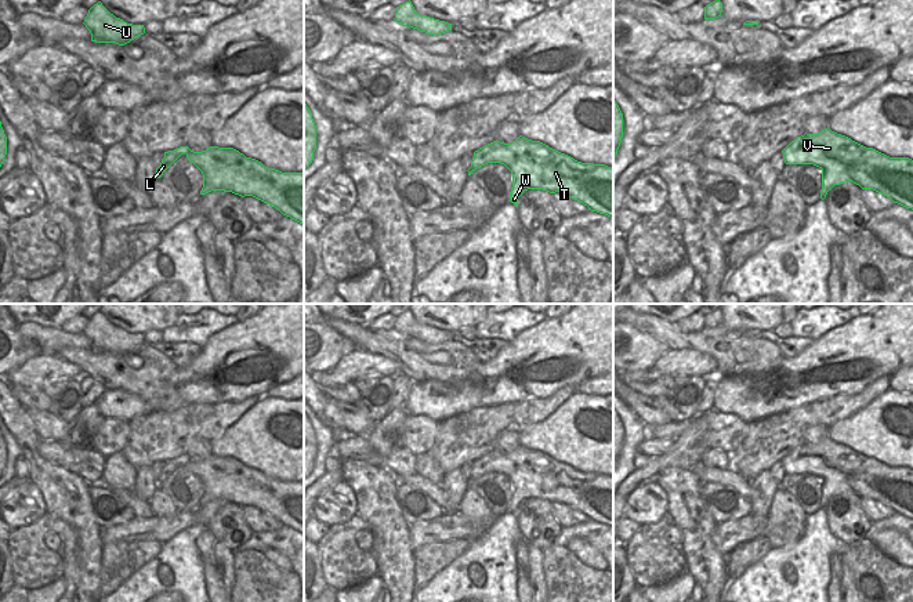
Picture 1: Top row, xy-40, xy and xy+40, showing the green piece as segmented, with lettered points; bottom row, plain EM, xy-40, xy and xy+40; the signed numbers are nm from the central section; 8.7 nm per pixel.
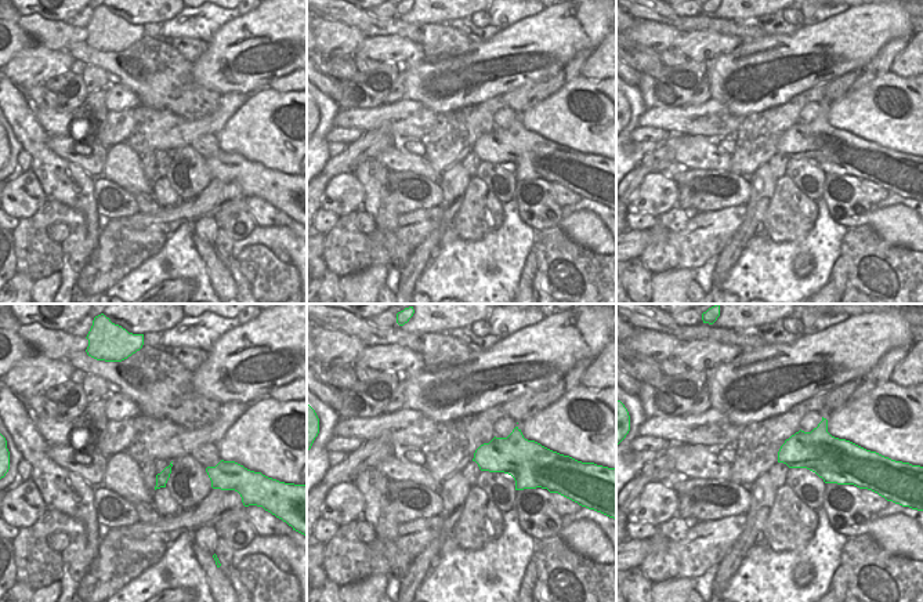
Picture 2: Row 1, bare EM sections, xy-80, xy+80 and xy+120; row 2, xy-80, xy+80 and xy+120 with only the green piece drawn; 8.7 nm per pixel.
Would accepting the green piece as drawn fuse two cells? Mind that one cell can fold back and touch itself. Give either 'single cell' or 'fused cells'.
single cell

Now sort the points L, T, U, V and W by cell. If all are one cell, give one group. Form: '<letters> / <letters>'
L T U V W

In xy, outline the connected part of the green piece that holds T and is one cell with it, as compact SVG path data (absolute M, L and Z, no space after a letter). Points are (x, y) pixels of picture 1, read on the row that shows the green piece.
M519 135L511 144L493 141L474 152L468 175L488 163L501 163L512 174L510 202L518 208L518 197L528 189L543 189L550 193L566 195L591 211L613 218L613 167L605 164L582 163L561 153L540 141L532 141Z

